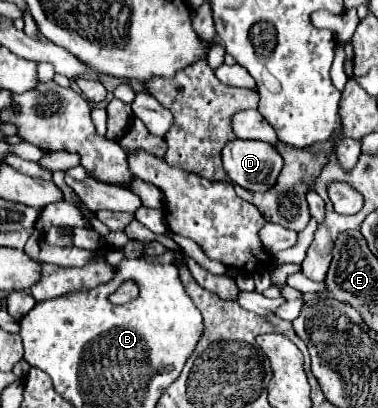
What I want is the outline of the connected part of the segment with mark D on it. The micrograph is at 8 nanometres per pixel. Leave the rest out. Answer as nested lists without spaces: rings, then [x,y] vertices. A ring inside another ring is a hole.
[[[235,140],[223,148],[223,166],[239,186],[263,192],[275,184],[281,172],[281,154],[265,142]]]

